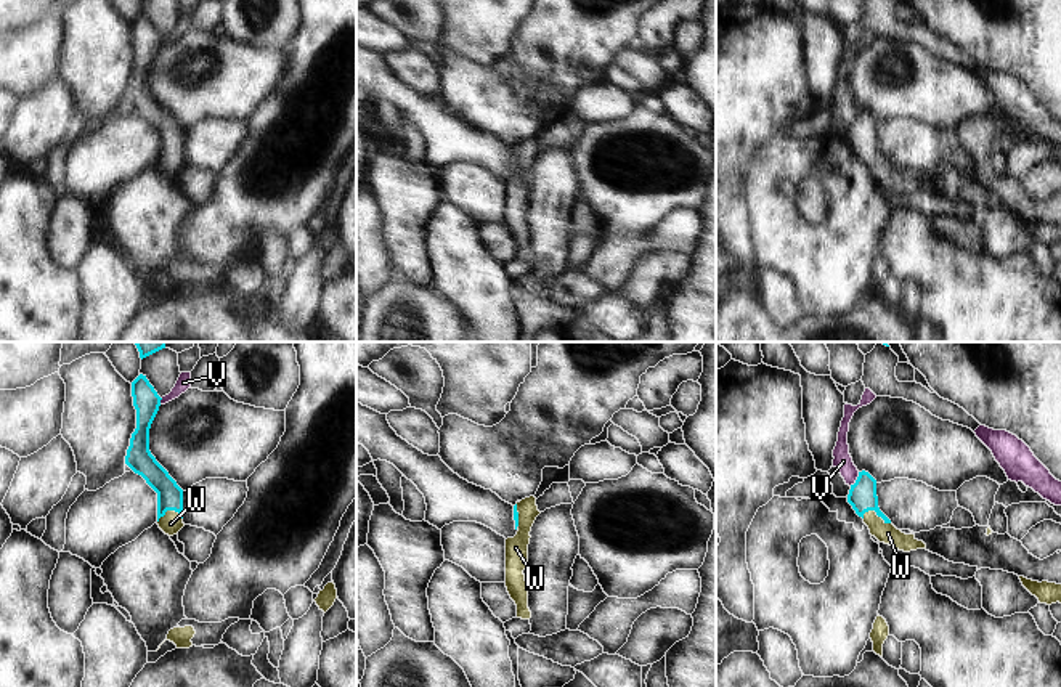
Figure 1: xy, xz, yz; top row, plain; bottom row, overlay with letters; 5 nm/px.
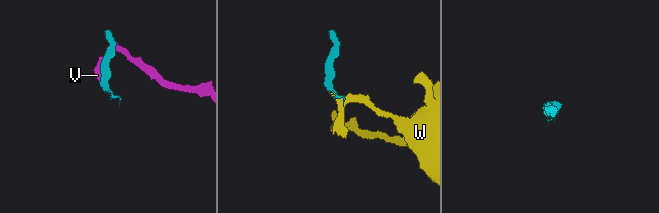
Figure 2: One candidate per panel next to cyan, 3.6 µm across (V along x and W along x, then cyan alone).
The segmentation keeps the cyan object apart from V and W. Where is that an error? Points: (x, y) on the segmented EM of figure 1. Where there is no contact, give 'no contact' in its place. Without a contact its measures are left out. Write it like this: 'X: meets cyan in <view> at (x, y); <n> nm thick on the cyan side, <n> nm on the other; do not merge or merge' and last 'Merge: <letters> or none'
V: meets cyan in yz at (856, 480); 140 nm thick on the cyan side, 90 nm on the other; do not merge
W: meets cyan in yz at (877, 514); 140 nm thick on the cyan side, 100 nm on the other; merge
Merge: W

